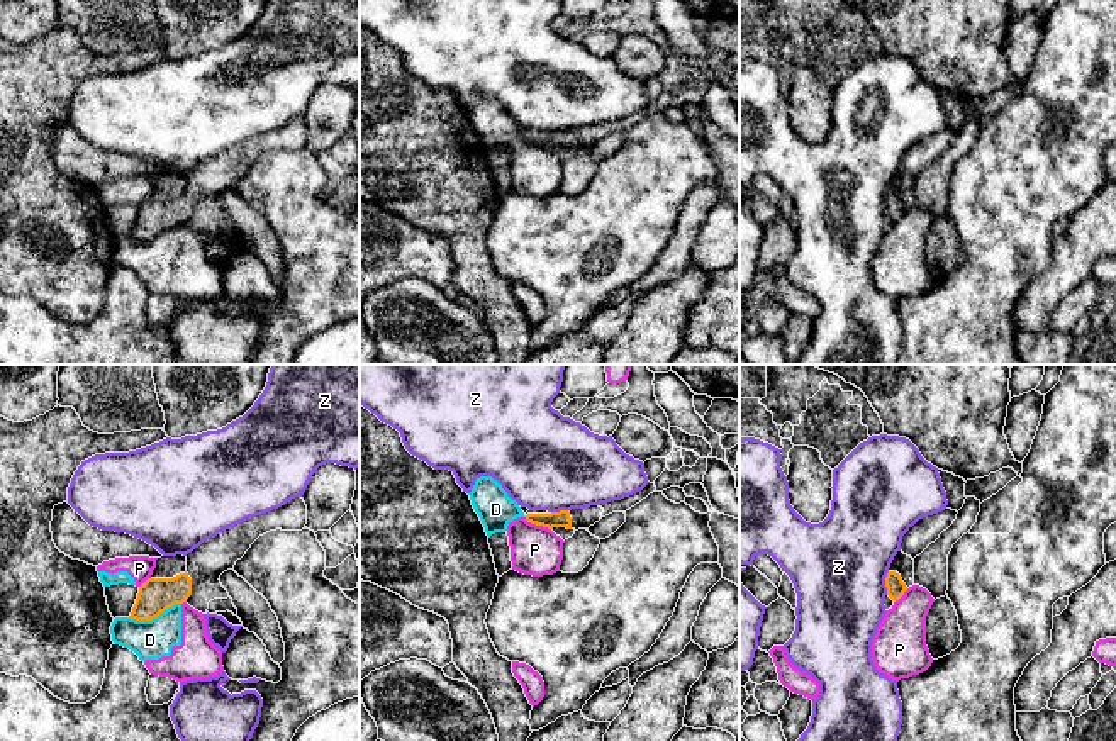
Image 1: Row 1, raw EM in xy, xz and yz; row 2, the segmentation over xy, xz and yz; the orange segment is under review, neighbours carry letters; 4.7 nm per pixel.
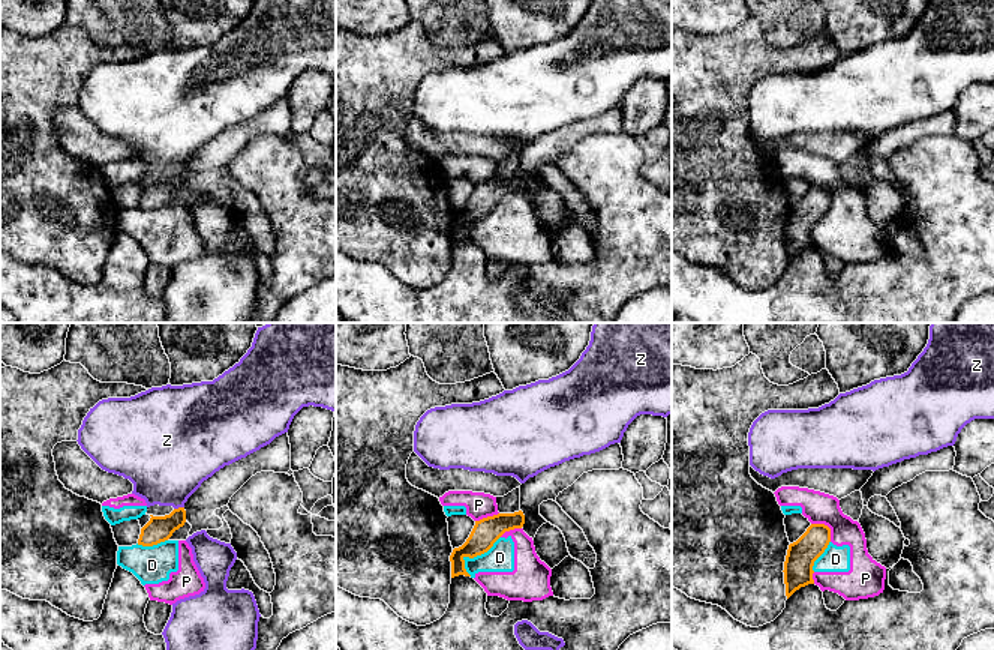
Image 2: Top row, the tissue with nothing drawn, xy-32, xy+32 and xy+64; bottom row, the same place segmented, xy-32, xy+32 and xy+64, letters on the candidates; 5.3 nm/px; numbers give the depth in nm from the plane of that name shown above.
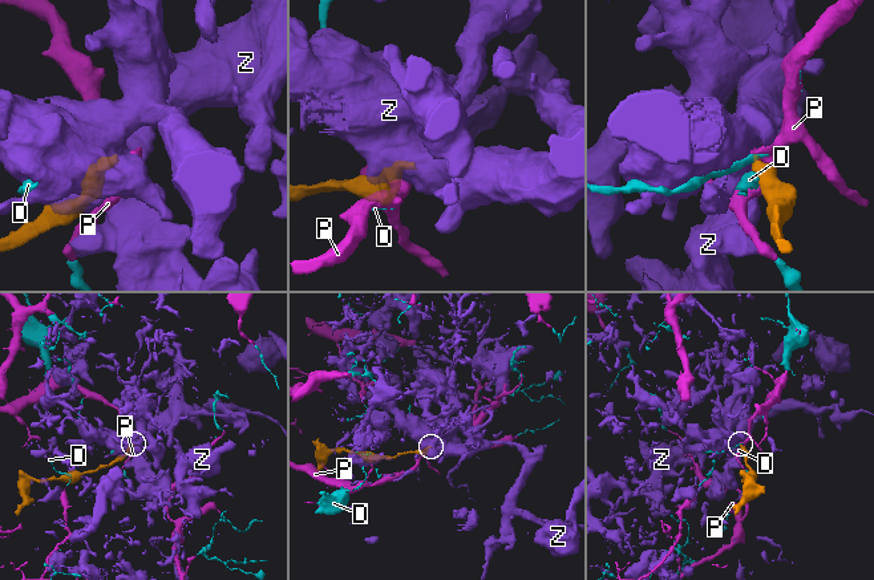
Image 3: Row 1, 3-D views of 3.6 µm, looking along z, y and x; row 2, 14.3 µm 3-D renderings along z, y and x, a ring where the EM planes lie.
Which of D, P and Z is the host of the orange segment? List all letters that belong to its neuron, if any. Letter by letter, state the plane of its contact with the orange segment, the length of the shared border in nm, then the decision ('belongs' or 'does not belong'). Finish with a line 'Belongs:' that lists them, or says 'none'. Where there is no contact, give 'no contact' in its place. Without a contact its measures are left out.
D: xy | 260 nm | does not belong
P: xz | 140 nm | does not belong
Z: yz | 110 nm | does not belong
Belongs: none

